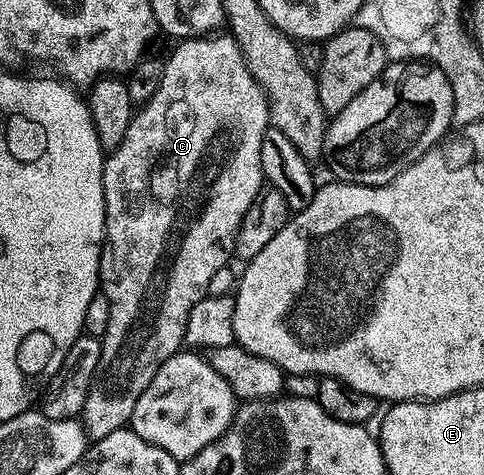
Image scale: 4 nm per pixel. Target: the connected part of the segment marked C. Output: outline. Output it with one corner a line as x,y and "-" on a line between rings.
216,34
211,38
184,38
177,43
180,45
164,60
164,77
162,86
158,86
158,94
154,94
133,115
130,130
126,130
126,138
122,138
122,146
107,153
104,161
104,234
107,255
112,255
112,277
103,281
102,294
110,302
110,326
106,326
106,334
100,340
98,370
94,370
84,409
79,415
84,426
84,435
92,442
106,438
106,434
114,434
114,430
125,427
131,421
134,406
138,403
138,398
142,398
142,390
150,386
150,378
158,374
162,362
181,351
186,334
186,318
190,318
190,310
194,310
194,306
198,306
198,302
202,302
202,298
208,295
210,277
217,270
229,267
231,260
228,259
233,259
236,250
238,226
242,226
246,210
250,210
260,189
266,184
262,170
262,138
270,127
268,99
250,74
236,41
231,35
220,35

